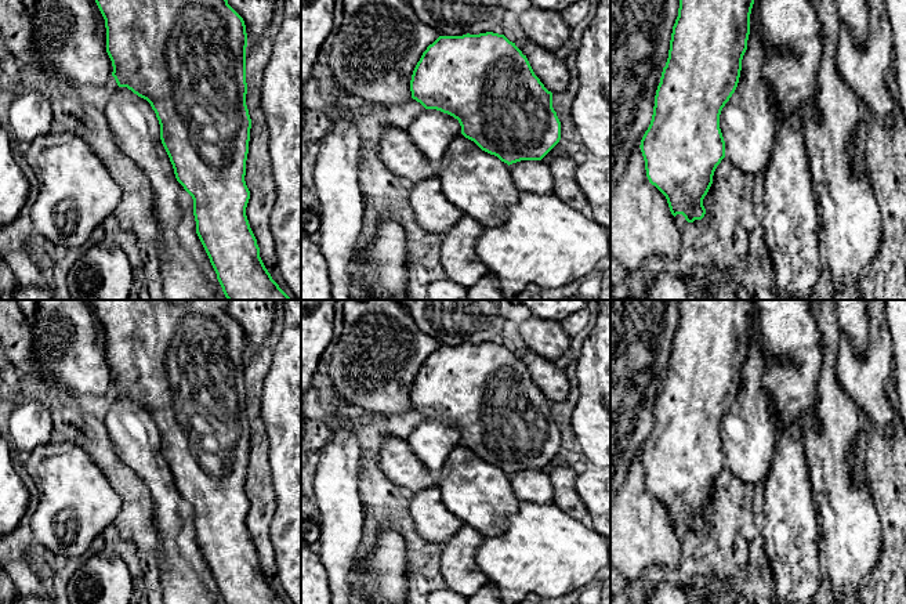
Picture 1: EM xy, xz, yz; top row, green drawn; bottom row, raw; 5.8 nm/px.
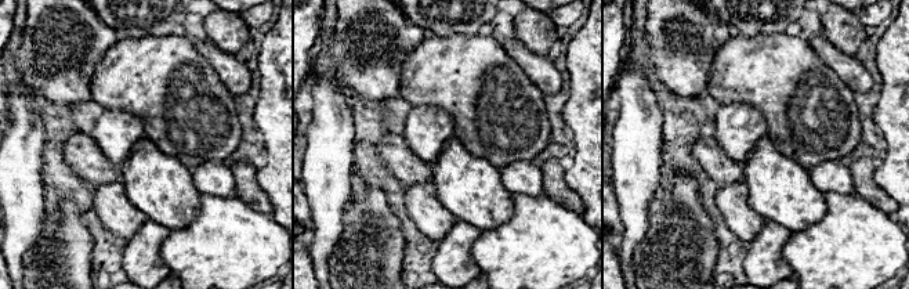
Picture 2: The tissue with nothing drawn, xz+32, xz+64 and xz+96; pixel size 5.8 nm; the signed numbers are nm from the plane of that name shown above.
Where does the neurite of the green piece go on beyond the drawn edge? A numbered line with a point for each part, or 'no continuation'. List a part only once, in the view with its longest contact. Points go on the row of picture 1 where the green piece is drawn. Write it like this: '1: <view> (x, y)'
1: xy (187, 271)

